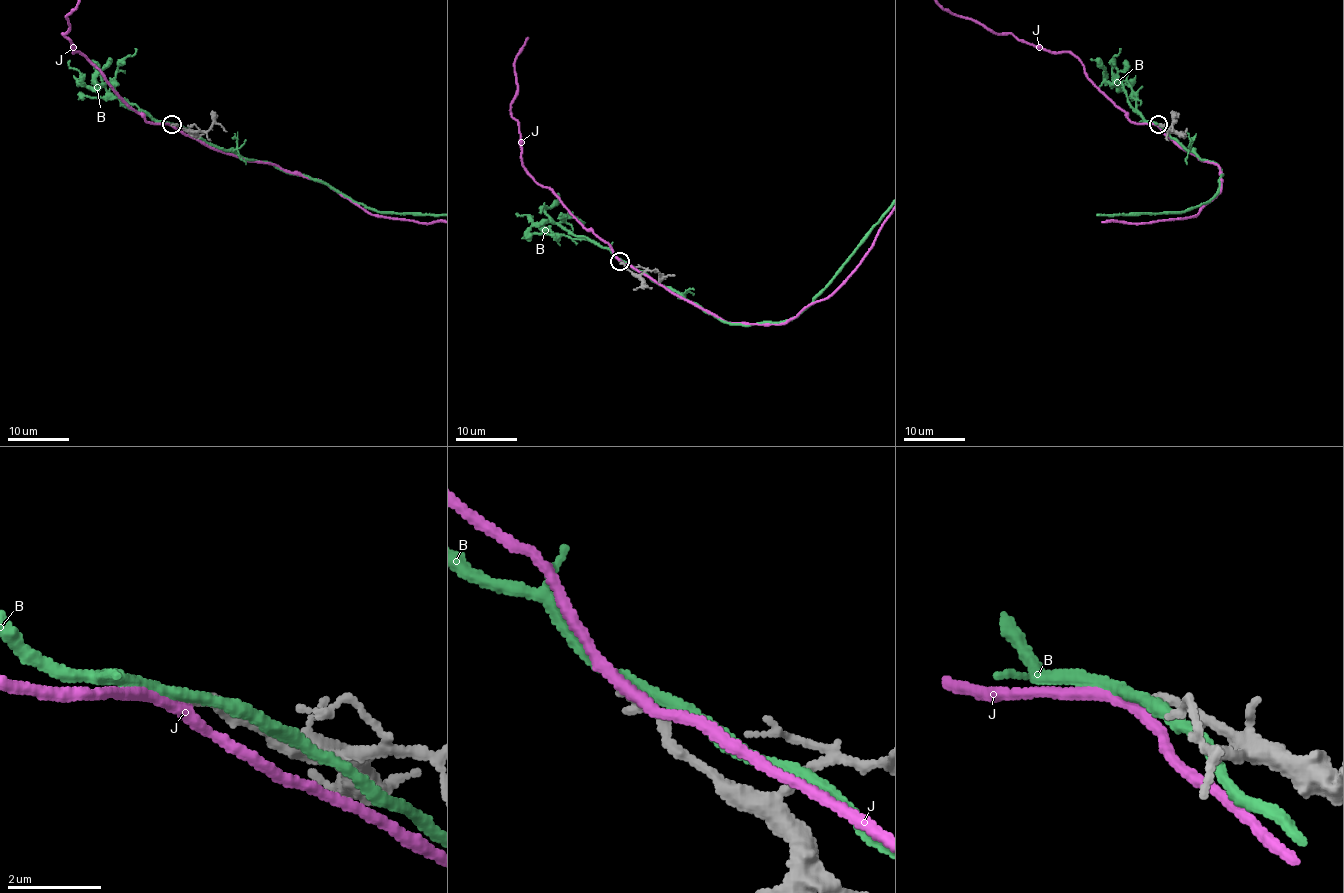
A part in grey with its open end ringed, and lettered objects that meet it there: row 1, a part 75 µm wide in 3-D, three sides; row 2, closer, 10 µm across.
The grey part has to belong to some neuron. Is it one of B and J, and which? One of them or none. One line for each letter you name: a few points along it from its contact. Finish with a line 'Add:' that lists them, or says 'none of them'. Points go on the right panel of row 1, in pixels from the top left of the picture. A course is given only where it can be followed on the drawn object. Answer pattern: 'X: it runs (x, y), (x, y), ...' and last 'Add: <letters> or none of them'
Add: none of them

